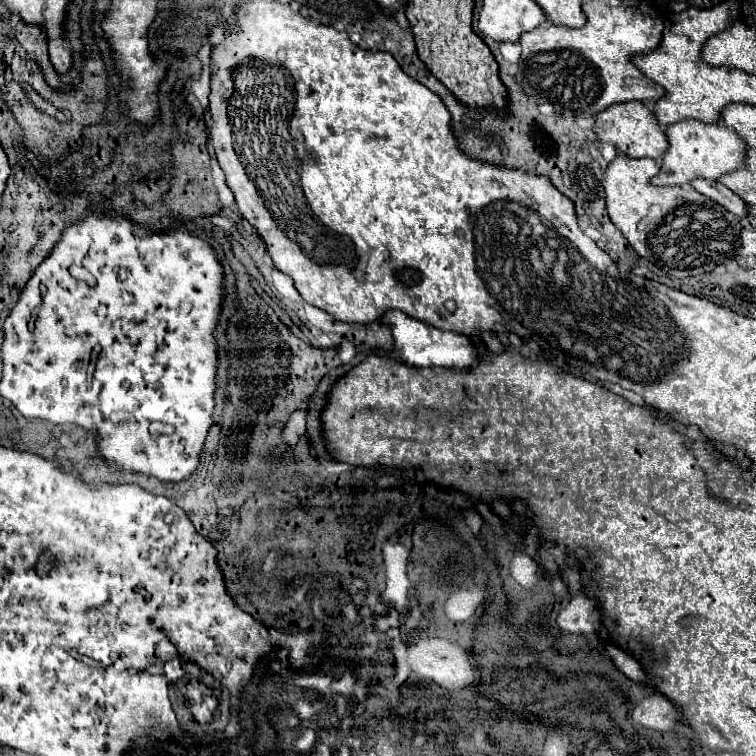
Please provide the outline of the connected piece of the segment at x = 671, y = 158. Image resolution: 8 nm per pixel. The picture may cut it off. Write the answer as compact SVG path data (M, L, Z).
M679 120L665 130L669 148L663 154L661 172L653 178L655 186L681 186L693 178L717 180L721 174L737 170L745 160L745 146L735 130L723 124L705 124L699 120Z

